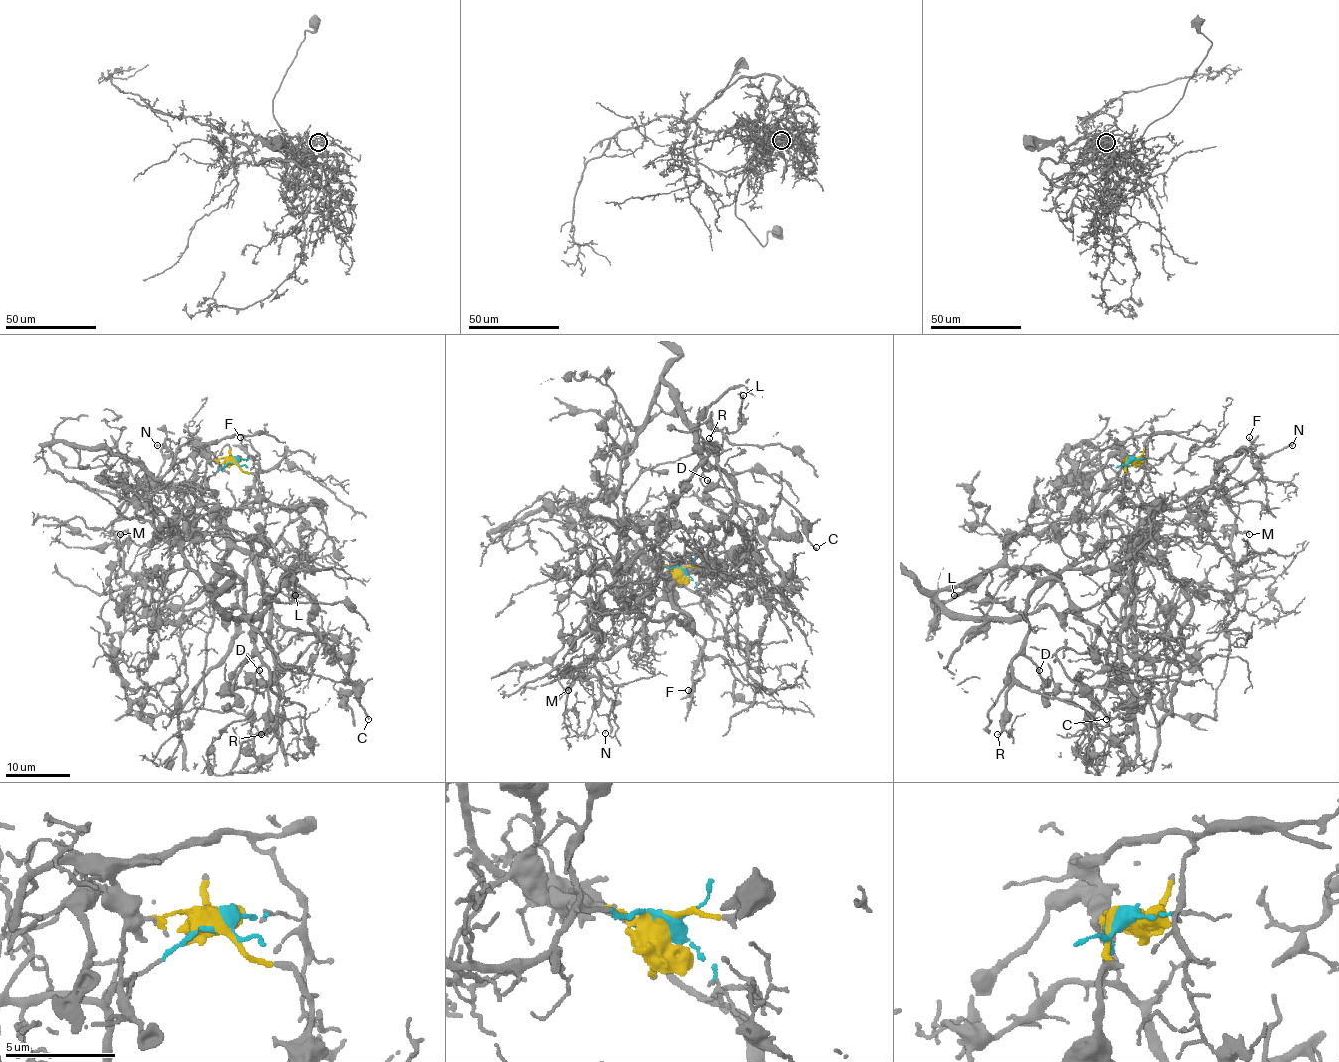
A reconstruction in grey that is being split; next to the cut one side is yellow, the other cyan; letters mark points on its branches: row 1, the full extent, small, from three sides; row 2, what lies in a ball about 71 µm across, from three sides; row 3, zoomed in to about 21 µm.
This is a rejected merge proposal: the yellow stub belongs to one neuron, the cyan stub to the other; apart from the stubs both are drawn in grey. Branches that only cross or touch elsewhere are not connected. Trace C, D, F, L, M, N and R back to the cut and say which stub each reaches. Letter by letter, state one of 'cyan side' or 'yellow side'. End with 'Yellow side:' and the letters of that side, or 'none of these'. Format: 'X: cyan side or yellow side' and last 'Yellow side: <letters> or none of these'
C: yellow side
D: yellow side
F: cyan side
L: yellow side
M: cyan side
N: cyan side
R: yellow side
Yellow side: C, D, L, R

